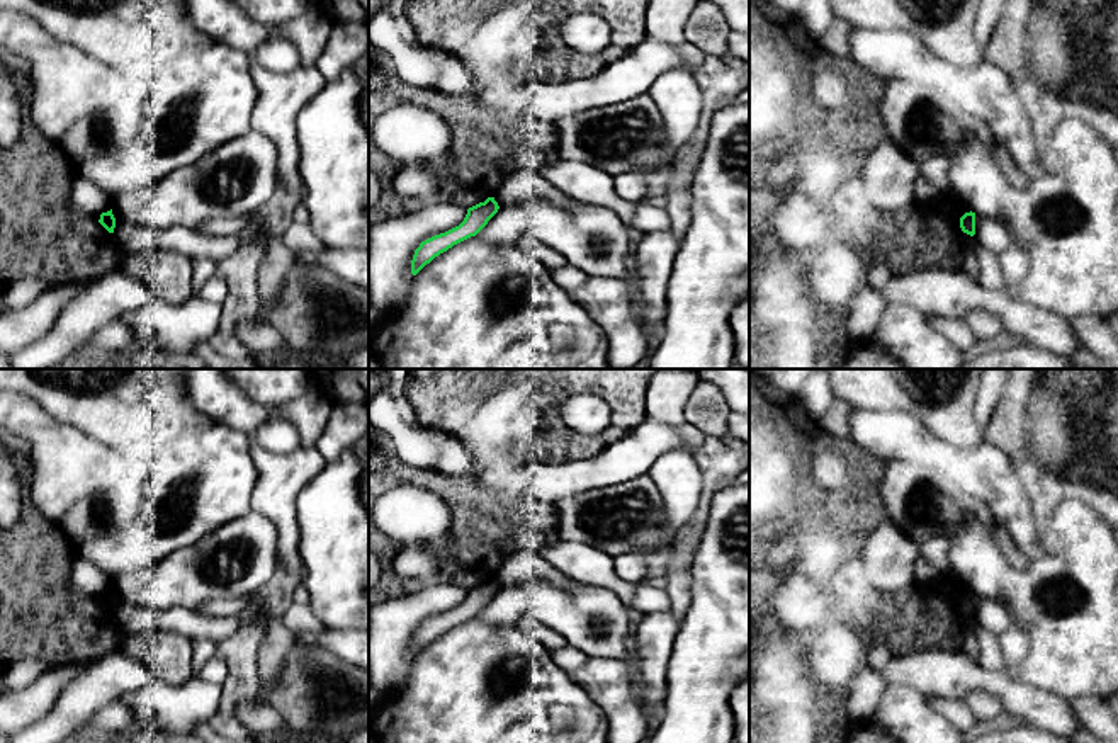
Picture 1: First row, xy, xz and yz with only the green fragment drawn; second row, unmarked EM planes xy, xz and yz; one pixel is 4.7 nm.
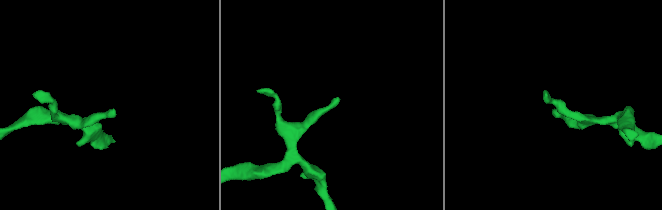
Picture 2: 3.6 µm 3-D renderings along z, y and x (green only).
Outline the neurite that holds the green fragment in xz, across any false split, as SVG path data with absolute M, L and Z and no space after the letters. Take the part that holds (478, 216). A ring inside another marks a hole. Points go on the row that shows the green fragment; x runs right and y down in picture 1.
M488 197L484 202L469 207L464 221L459 226L421 241L411 260L411 274L416 275L440 253L471 236L476 236L498 213L498 209L500 206L494 197Z

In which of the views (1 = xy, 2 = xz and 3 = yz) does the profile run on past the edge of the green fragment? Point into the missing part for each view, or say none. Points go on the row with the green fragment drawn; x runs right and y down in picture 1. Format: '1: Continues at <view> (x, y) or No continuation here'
1: No continuation here
2: No continuation here
3: No continuation here

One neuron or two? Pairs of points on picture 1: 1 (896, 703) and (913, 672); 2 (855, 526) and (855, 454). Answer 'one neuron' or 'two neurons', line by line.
1: two neurons
2: one neuron

